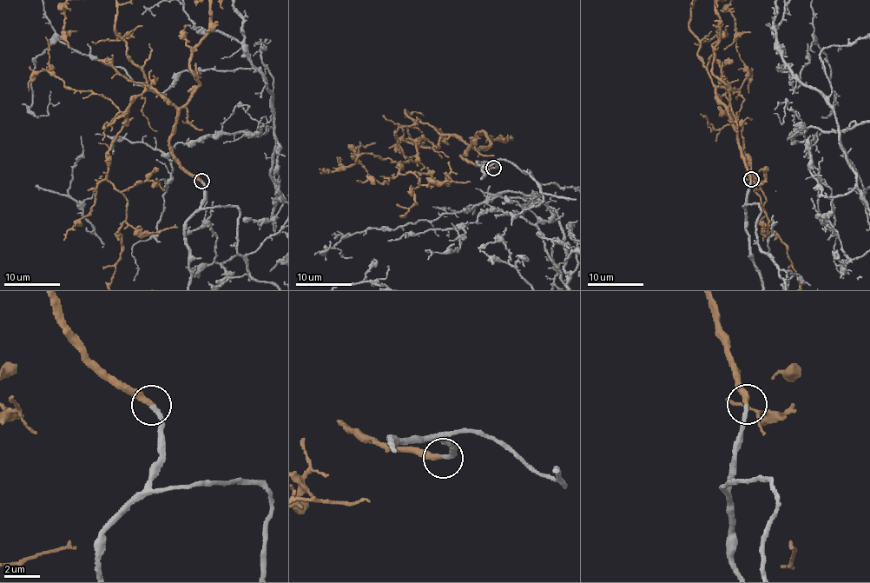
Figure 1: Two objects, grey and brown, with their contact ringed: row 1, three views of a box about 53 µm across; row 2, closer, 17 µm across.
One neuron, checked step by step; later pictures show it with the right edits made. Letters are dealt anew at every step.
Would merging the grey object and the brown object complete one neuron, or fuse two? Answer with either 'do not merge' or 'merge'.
merge

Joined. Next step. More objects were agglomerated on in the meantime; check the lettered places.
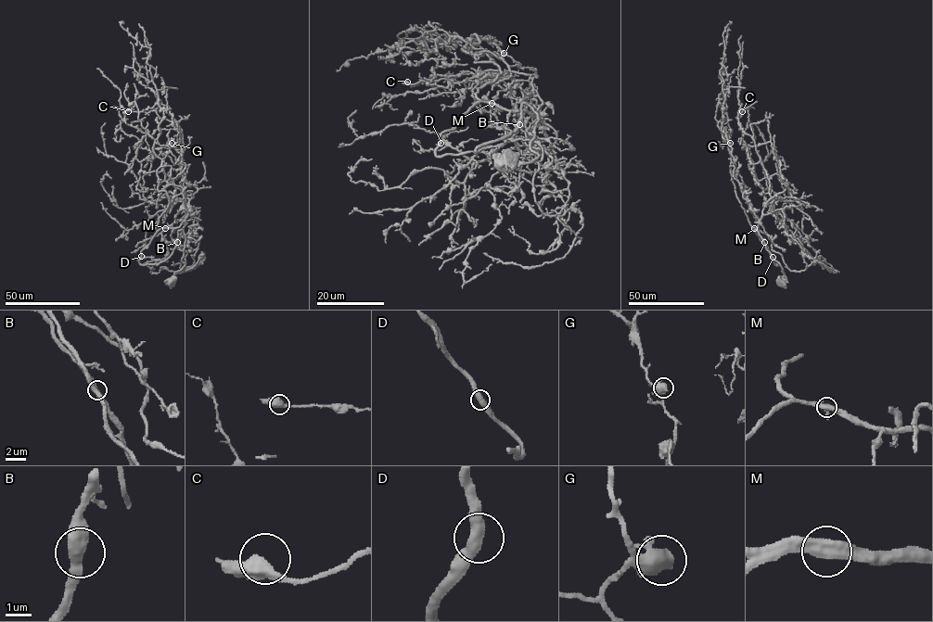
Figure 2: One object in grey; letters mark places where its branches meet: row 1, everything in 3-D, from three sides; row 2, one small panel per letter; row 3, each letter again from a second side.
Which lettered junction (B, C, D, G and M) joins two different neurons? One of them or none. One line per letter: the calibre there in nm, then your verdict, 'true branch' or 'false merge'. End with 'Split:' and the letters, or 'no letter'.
B: calibre 460 nm; true branch
C: calibre 480 nm; true branch
D: calibre 440 nm; true branch
G: calibre 750 nm; true branch
M: calibre 480 nm; true branch
Split: no letter

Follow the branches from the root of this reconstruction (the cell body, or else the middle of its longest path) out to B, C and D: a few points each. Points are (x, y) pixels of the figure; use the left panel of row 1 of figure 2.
B: (171, 280), (185, 263), (181, 260), (185, 241), (182, 230), (178, 230), (177, 242)
C: (171, 280), (185, 263), (182, 230), (166, 259), (139, 260), (187, 214), (180, 135), (154, 110), (128, 111)
D: (171, 280), (185, 263), (182, 230), (166, 259), (142, 264), (141, 256)

